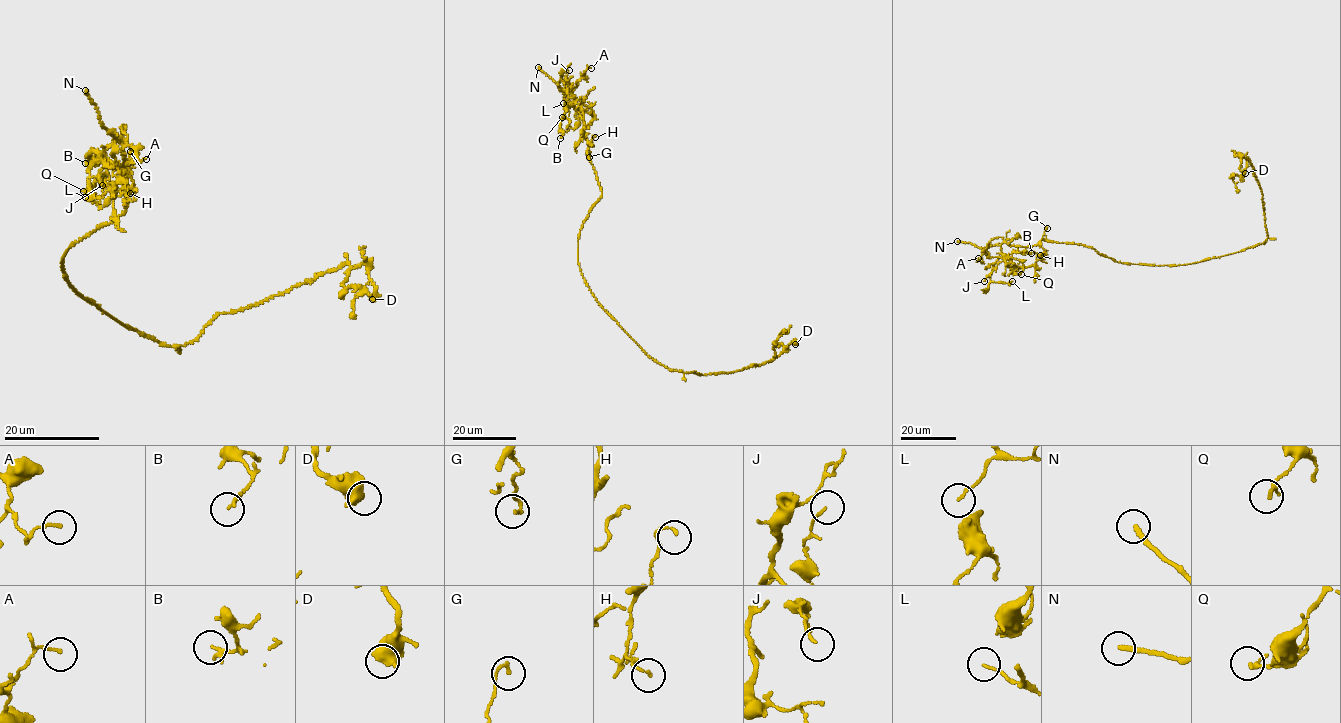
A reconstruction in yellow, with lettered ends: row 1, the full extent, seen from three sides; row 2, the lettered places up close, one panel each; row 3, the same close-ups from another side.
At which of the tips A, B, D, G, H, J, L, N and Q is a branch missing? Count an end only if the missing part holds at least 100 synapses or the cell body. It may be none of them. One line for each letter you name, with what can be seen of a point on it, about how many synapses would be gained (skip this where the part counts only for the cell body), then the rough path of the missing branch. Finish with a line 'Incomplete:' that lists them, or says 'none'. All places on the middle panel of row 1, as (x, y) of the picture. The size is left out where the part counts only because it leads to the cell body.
N: place (538, 67); course (538, 67), (531, 60), (530, 52), (536, 32), (567, 31), (573, 44), (571, 49), (561, 50), (565, 54)
Incomplete: N

